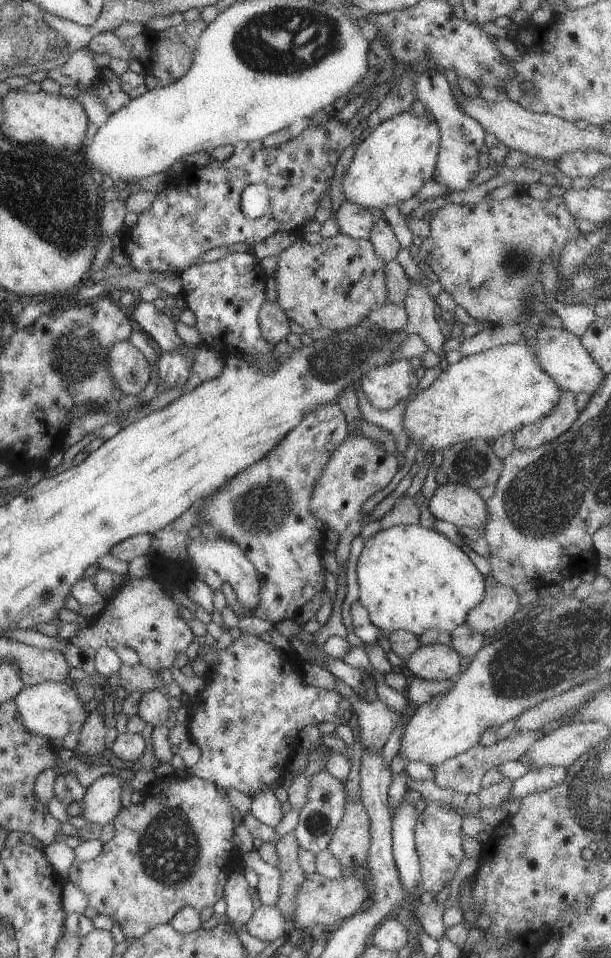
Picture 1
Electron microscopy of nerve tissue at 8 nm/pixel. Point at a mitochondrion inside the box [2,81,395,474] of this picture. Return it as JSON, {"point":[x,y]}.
{"point":[77,357]}

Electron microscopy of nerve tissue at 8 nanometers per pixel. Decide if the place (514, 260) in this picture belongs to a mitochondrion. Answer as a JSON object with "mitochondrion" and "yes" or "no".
{"mitochondrion":"yes"}

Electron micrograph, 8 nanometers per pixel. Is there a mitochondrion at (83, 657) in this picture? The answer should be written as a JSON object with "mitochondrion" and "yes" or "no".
{"mitochondrion":"no"}

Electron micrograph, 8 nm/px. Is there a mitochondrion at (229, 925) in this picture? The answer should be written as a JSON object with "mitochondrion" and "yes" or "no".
{"mitochondrion":"no"}

